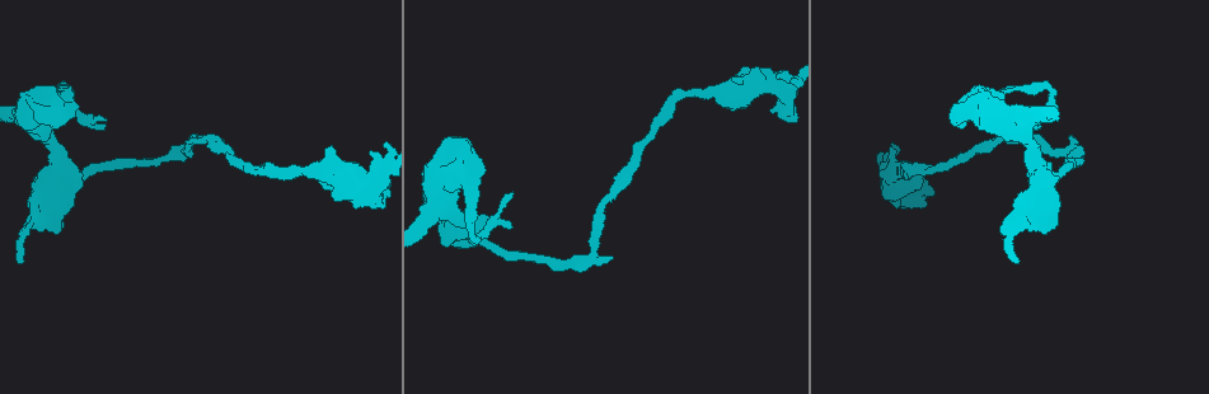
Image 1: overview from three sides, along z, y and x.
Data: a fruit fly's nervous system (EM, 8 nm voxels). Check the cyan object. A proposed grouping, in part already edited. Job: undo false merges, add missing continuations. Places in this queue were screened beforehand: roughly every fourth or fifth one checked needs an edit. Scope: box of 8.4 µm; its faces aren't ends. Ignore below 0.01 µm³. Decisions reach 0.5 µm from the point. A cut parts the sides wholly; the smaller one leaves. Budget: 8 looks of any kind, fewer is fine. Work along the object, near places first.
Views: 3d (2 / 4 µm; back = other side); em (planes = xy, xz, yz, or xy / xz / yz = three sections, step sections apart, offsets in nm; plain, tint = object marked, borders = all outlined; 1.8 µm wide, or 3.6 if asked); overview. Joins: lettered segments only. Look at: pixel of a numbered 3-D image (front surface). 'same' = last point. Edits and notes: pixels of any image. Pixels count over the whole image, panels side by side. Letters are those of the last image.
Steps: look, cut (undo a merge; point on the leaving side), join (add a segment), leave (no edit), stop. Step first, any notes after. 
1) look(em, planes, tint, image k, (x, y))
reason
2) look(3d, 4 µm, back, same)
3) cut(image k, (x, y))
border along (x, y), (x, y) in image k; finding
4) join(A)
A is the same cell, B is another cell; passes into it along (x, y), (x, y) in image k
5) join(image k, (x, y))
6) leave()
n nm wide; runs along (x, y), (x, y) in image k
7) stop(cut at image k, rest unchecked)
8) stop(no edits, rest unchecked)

look(em, yz, step 8, borders, image 1, (458, 175))

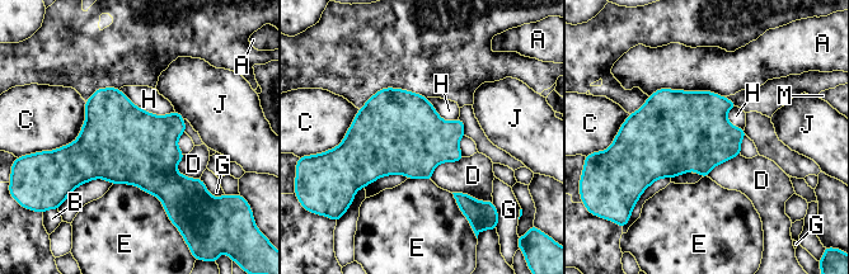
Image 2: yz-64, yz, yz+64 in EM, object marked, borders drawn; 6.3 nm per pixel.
look(em, planes, borders, same)
another direction

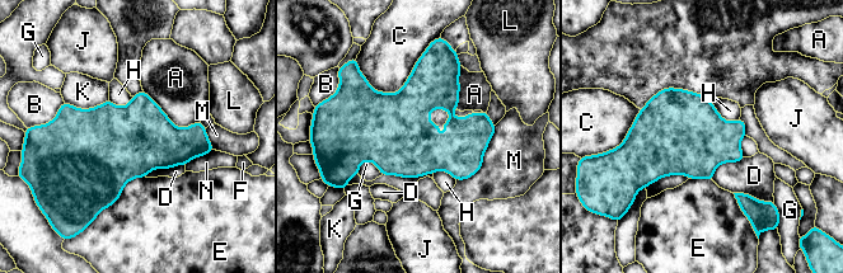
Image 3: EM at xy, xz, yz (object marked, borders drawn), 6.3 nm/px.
leave()
A, B, C, D, E, F, G, H, J, K, L, M and N are other cells; one neuron here

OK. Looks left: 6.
look(em, planes, borders, image 1, (1037, 230))
free end

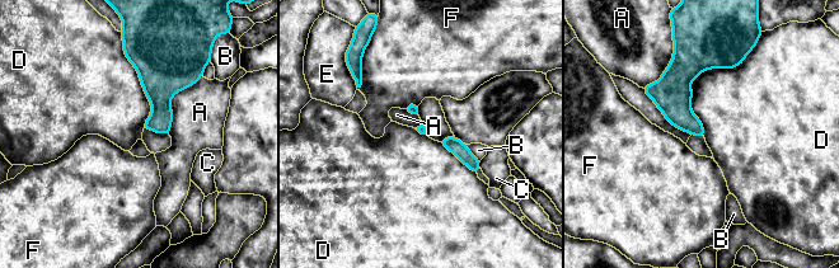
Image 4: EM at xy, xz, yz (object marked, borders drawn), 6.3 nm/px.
leave()
A, B, C, D, E and F are other cells; border along (746, 56), (692, 81), (703, 136) in image 4; none of them fits

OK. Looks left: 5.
look(3d, 2 µm, back, image 1, (700, 91))
sudden change in width

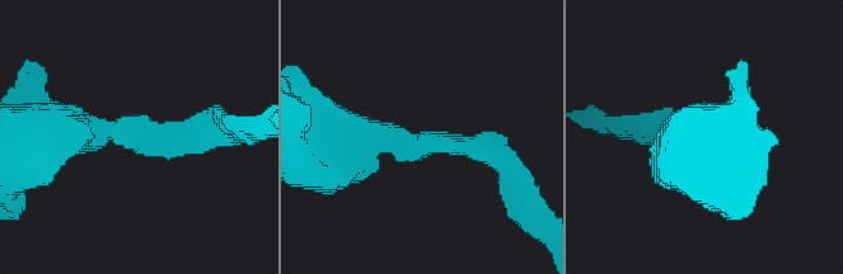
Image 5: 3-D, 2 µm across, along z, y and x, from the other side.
look(em, 3.6 µm, yz, step 8, borders, image 5, (142, 135))

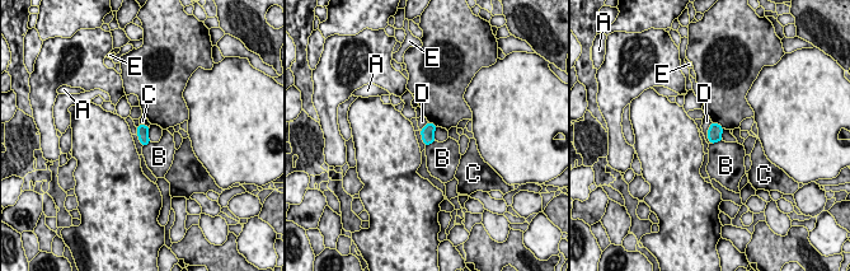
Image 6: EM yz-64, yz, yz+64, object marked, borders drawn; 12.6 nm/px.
leave()
A, B, C, D and E are other cells; border along (712, 122), (708, 129), (709, 143) in image 6; one neuron here

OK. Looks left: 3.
stop(no edits, rest unchecked)

